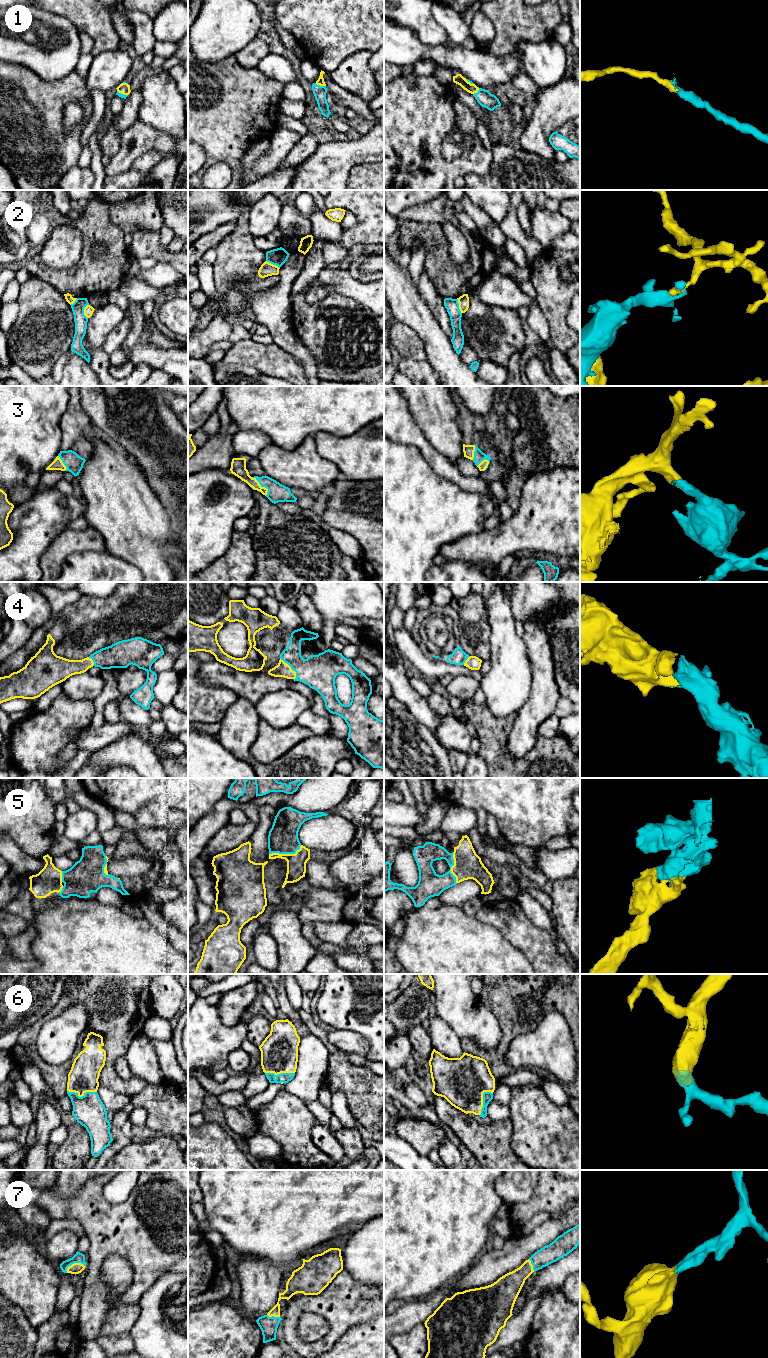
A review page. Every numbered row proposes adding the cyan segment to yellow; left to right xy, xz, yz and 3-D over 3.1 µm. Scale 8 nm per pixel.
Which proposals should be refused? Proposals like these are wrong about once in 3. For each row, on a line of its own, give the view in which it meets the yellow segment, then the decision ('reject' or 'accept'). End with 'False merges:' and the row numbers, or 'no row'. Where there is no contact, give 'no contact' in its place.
1: contact in xz; accept
2: contact in xy; reject
3: contact in xz; accept
4: contact in xz; accept
5: contact in xz; accept
6: contact in xz; accept
7: contact in xy; accept
False merges: 2

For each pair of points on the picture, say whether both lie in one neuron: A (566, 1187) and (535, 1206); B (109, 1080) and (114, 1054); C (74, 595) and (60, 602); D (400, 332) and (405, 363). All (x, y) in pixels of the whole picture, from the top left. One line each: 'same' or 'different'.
A: same
B: same
C: same
D: different

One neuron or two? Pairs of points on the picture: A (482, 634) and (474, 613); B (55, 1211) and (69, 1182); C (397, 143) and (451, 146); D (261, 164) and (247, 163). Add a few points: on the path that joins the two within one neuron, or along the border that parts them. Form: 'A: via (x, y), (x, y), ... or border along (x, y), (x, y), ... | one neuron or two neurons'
A: via (477, 629), (474, 626), (474, 618) | one neuron
B: border along (82, 1187), (67, 1198), (45, 1192), (38, 1199) | two neurons
C: border along (455, 125), (462, 139), (444, 139), (448, 161) | two neurons
D: border along (269, 145), (252, 166), (252, 171), (256, 175) | two neurons

